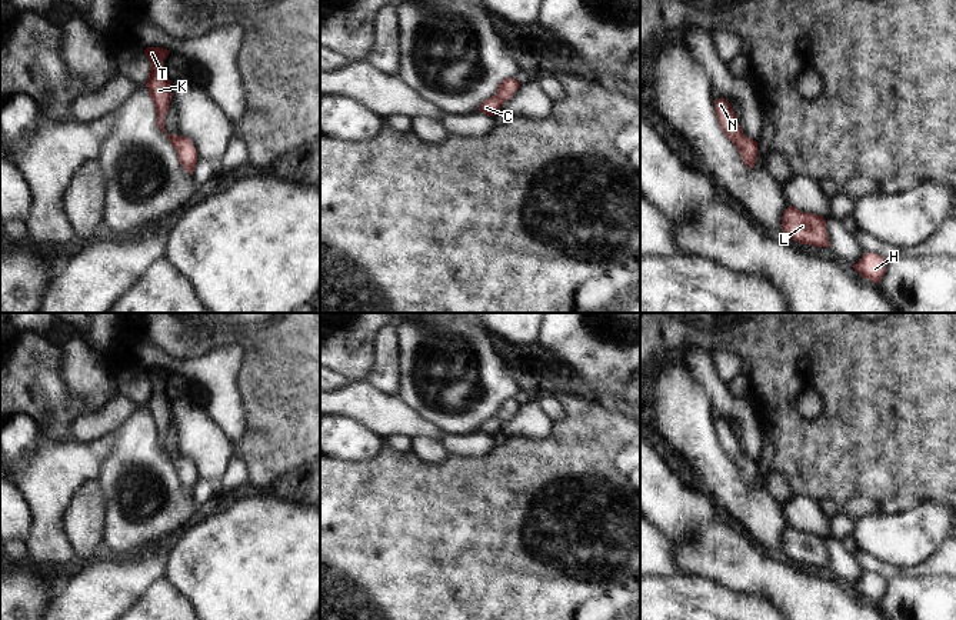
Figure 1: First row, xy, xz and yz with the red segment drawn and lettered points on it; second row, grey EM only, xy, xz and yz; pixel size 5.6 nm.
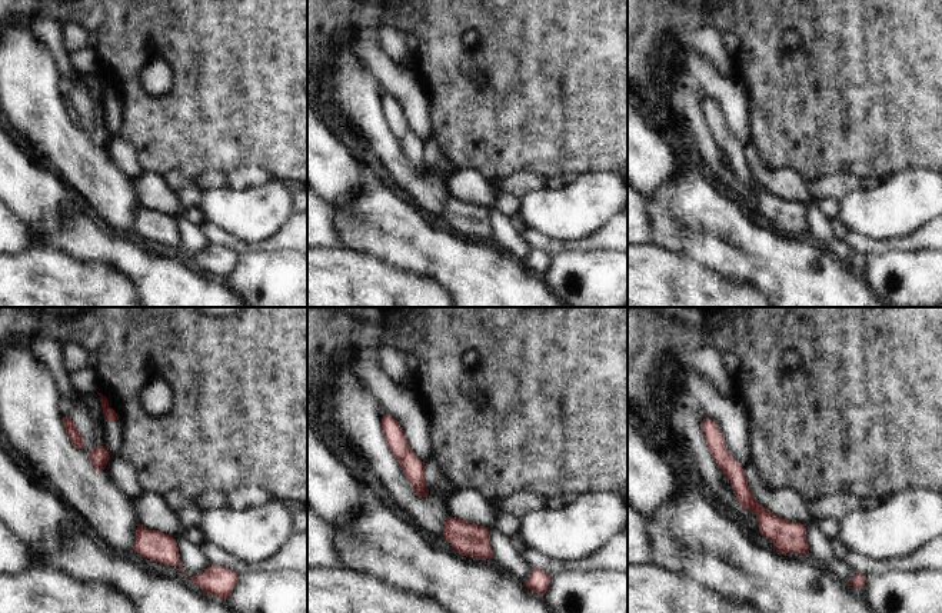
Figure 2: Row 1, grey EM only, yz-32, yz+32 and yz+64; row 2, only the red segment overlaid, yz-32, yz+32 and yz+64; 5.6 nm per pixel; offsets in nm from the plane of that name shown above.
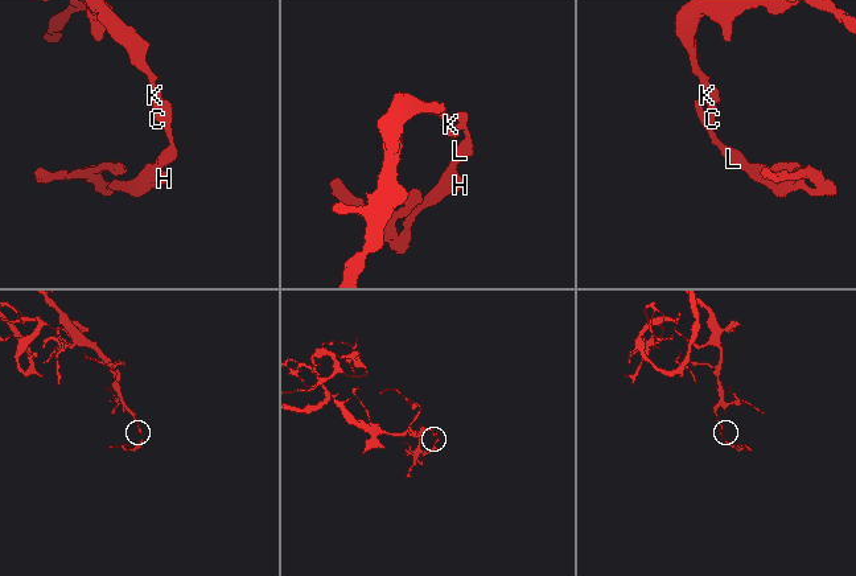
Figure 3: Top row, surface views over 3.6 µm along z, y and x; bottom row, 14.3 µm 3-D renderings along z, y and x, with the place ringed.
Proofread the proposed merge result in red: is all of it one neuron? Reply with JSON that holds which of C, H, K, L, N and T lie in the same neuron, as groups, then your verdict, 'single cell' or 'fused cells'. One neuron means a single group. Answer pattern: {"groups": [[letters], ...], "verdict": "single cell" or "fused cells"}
{"groups": [["C", "H", "K", "L", "N", "T"]], "verdict": "single cell"}

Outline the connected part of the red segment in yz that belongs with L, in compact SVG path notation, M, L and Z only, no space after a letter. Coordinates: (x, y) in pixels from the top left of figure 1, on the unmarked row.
M789 526L782 536L782 550L795 561L815 567L830 567L826 540Z

